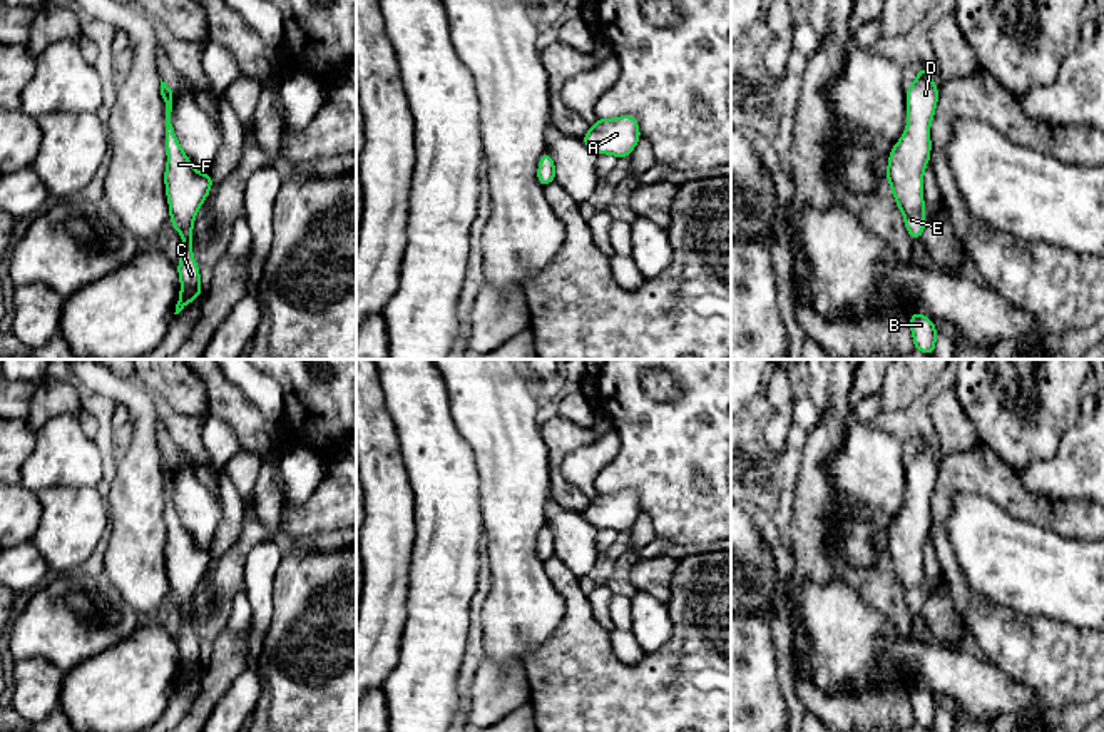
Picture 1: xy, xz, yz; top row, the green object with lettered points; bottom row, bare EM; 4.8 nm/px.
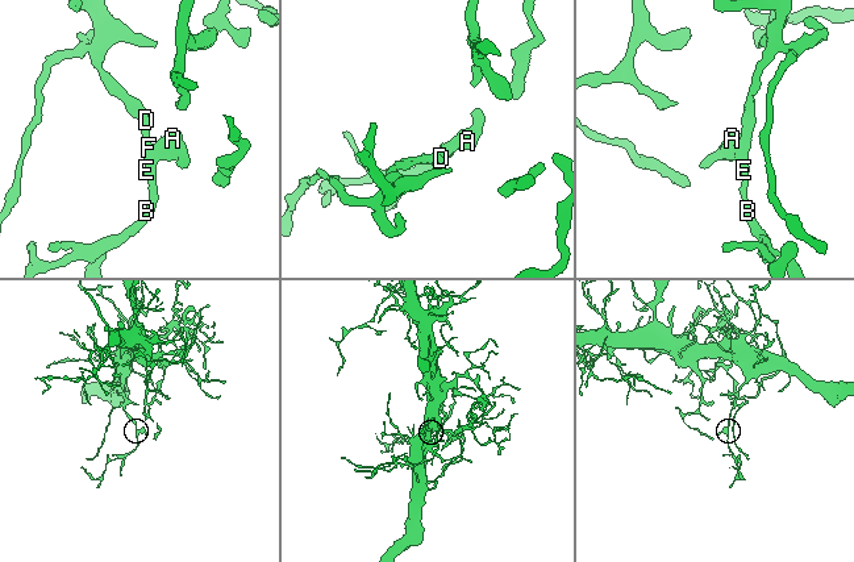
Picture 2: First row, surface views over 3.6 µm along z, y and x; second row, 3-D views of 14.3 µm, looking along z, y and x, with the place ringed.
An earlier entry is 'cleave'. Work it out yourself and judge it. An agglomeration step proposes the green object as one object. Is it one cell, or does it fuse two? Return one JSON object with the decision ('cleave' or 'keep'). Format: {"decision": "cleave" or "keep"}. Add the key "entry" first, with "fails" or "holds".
{"entry": "fails", "decision": "keep"}

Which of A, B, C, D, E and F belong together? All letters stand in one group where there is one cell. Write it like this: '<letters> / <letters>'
A B C D E F

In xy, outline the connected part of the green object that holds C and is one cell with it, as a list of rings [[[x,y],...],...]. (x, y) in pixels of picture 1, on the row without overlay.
[[[161,453],[161,470],[166,480],[164,516],[167,540],[164,546],[164,557],[171,585],[169,597],[182,610],[182,630],[177,638],[181,668],[174,687],[179,689],[192,674],[202,670],[201,648],[192,630],[192,602],[196,588],[212,562],[212,550],[211,546],[197,546],[177,516],[174,501],[171,498],[174,466],[176,465]]]

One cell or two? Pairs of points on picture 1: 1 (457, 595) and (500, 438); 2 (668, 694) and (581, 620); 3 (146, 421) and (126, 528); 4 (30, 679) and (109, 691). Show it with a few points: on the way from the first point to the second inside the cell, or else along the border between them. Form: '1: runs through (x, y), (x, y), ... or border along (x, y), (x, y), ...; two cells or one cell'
1: border along (477, 473), (484, 537); two cells
2: runs through (641, 694), (636, 694), (589, 647); one cell
3: runs through (139, 448), (136, 502); one cell
4: border along (66, 672), (61, 682), (59, 707); two cells

